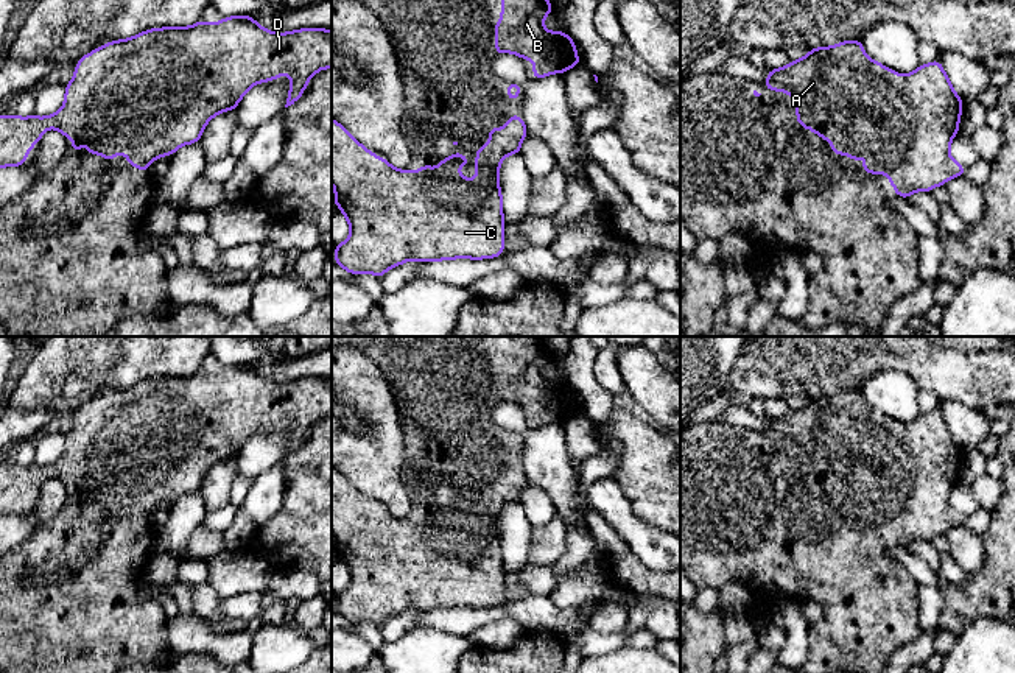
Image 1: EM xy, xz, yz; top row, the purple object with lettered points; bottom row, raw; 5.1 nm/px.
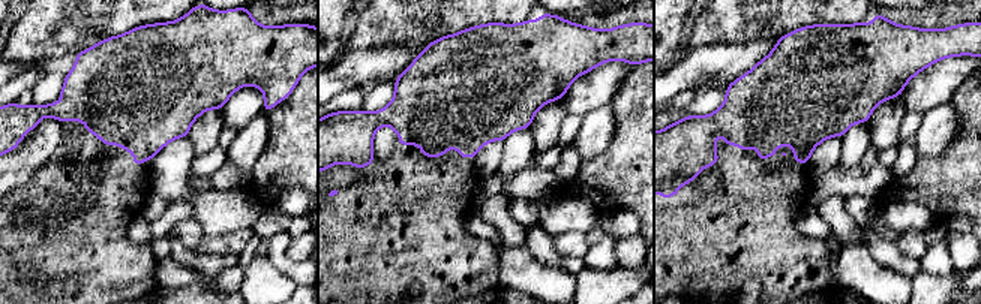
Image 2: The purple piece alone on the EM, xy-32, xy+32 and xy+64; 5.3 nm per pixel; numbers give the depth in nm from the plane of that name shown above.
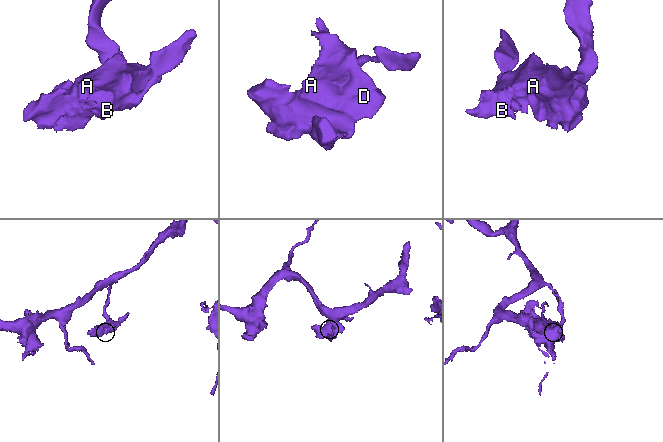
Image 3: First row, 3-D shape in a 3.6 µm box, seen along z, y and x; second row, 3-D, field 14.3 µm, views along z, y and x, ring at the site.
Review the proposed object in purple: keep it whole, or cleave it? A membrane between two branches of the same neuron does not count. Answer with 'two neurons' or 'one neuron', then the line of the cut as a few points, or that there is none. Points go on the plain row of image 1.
one neuron; cut none

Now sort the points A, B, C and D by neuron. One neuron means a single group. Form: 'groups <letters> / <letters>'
groups A B C D

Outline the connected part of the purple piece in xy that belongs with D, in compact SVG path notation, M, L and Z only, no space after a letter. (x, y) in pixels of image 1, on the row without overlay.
M252 365L153 377L129 388L106 391L76 411L75 424L65 433L62 458L48 466L0 464L0 517L23 514L44 481L54 477L64 486L72 486L73 502L84 495L89 484L87 503L101 503L106 509L126 503L131 516L146 522L149 511L199 491L205 474L221 461L235 460L252 435L291 424L288 456L322 418L332 418L330 379L274 382L260 375Z

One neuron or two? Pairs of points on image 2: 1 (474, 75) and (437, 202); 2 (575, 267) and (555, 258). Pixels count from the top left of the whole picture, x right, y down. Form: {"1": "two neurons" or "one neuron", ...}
{"1": "one neuron", "2": "one neuron"}

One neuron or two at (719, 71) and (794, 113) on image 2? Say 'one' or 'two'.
two

